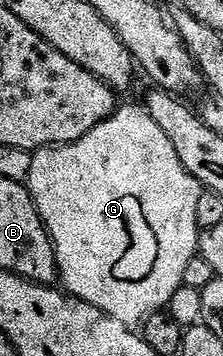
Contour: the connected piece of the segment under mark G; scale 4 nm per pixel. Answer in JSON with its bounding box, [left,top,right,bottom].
[25,106,205,329]

